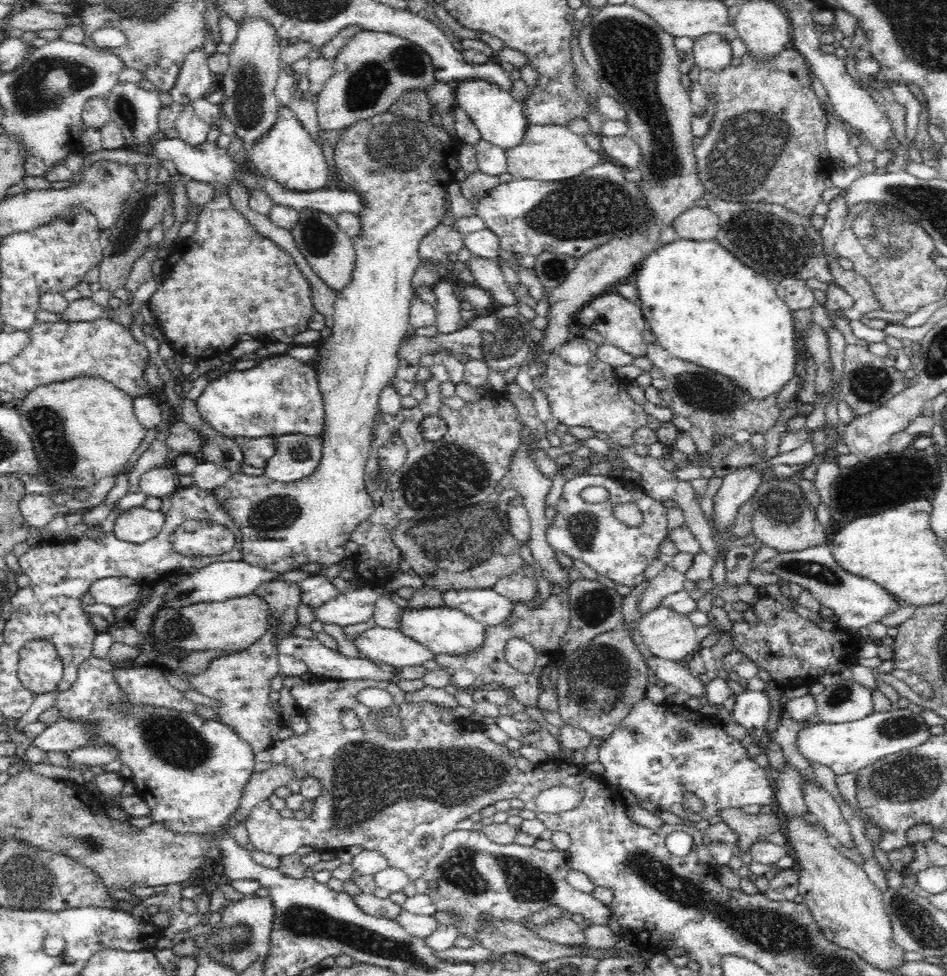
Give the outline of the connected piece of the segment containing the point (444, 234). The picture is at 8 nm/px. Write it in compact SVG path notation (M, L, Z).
M442 222L438 223L437 228L431 230L422 239L419 247L419 256L421 262L446 262L449 254L458 254L464 246L461 233Z

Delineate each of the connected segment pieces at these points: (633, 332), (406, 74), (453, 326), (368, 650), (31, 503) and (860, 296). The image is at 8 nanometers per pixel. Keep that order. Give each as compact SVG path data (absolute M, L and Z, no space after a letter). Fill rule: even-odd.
M614 287L608 288L592 302L584 306L575 318L577 326L594 328L600 336L610 343L624 350L634 358L647 356L647 346L645 341L646 320L643 318L641 306L638 302L630 302L621 296Z
M358 31L333 61L334 72L316 94L315 104L320 128L338 130L362 119L388 111L406 92L426 90L437 81L432 61L420 47L387 32Z
M442 279L432 286L438 298L436 324L439 334L452 334L464 326L461 309L465 304L456 296L455 288L451 283Z
M370 624L370 628L356 637L356 646L362 659L382 660L397 668L420 666L428 660L434 660L435 654L430 649L394 629Z
M34 493L24 494L19 507L27 524L37 529L46 528L61 511L49 496Z
M830 260L828 269L832 274L834 284L844 289L854 299L854 306L844 312L845 318L860 321L864 314L879 310L874 290L871 289L871 285L866 278L862 277L862 274L854 270L844 270L837 260Z

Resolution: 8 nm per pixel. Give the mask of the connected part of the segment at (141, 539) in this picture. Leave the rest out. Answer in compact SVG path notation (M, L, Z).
M135 507L119 514L113 532L120 540L134 544L145 543L162 532L164 522L165 514L159 509L152 511Z

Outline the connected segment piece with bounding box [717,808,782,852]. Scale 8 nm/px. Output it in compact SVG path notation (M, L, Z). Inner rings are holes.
M727 809L721 811L722 821L726 821L728 826L740 837L740 851L747 851L756 842L756 838L772 835L773 832L782 830L782 818L774 812L769 814L746 814L741 809Z

